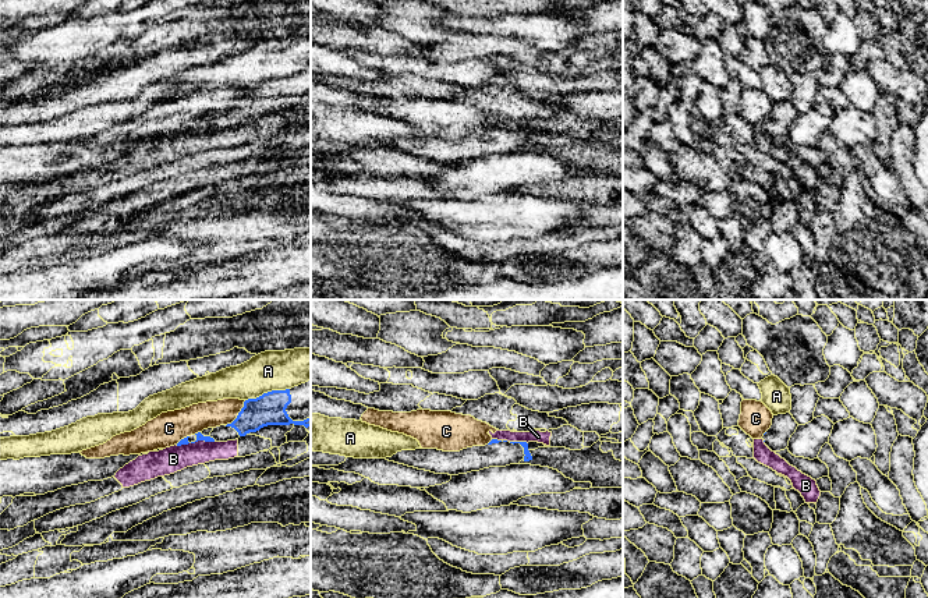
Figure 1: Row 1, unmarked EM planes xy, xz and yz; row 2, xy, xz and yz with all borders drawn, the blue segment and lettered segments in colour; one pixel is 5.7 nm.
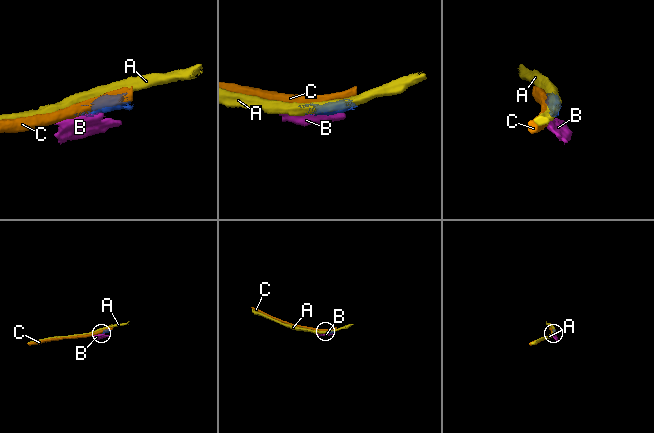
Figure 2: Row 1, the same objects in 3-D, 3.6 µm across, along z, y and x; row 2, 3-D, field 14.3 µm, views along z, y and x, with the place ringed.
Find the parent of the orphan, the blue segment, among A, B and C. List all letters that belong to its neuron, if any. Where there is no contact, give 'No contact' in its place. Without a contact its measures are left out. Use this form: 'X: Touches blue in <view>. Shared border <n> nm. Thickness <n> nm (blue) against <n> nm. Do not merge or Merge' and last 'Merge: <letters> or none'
A: Touches blue in xy. Shared border 260 nm. Thickness 190 nm (blue) against 220 nm. Do not merge
B: Touches blue in xz. Shared border 110 nm. Thickness 50 nm (blue) against 70 nm. Do not merge
C: Touches blue in xy. Shared border 190 nm. Thickness 190 nm (blue) against 160 nm. Do not merge
Merge: none

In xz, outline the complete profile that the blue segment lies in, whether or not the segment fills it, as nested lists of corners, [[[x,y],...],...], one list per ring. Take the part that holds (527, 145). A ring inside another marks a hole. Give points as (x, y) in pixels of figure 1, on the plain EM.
[[[492,127],[485,134],[472,134],[460,139],[438,137],[401,138],[386,145],[389,149],[431,159],[435,162],[458,163],[489,155],[506,155],[529,149],[532,144],[527,130],[507,130]]]

